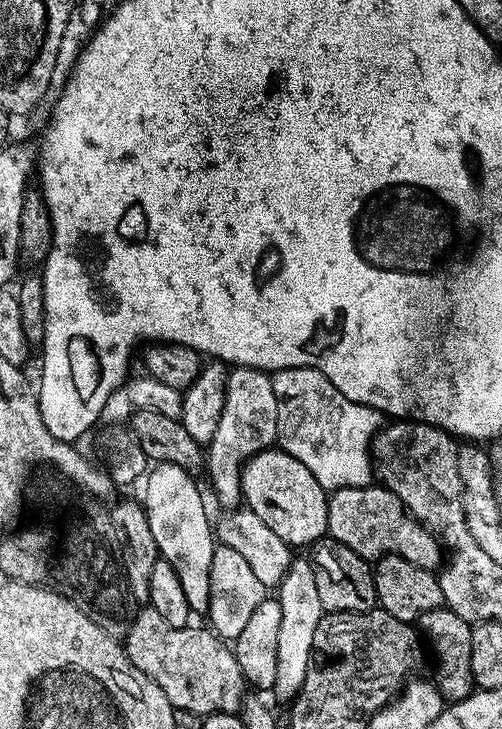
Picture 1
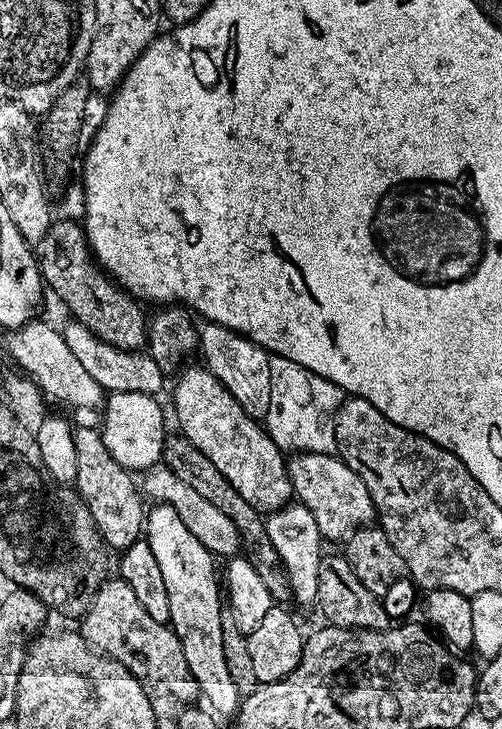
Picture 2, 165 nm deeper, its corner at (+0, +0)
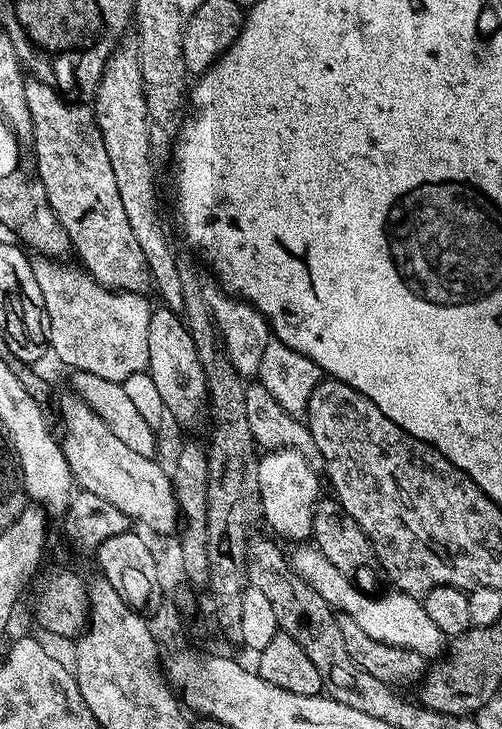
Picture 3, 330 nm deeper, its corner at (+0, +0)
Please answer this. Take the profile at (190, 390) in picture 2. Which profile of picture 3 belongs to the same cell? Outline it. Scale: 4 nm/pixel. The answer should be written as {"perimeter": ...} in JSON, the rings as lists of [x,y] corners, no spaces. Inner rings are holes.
{"perimeter":[[[167,306],[152,308],[150,318],[150,362],[148,376],[154,378],[154,387],[158,389],[164,403],[164,411],[173,416],[180,424],[192,424],[205,411],[208,398],[208,379],[204,377],[202,366],[198,362],[198,350],[194,338],[190,338],[188,325],[177,313]]]}

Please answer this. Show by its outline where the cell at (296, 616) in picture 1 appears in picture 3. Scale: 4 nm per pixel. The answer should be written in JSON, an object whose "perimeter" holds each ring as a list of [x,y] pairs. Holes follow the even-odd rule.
{"perimeter":[[[274,448],[265,451],[258,459],[256,477],[264,511],[263,523],[268,523],[277,537],[296,540],[292,542],[304,542],[311,537],[316,502],[322,496],[321,477],[318,472],[316,477],[315,470],[308,464],[311,464],[309,457],[302,455],[297,448]]]}

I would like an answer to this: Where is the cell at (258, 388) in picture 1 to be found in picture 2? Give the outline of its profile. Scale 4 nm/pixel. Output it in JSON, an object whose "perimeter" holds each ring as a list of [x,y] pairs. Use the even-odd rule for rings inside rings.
{"perimeter":[[[205,323],[200,328],[199,355],[204,355],[203,363],[209,372],[234,394],[234,402],[242,406],[247,416],[262,418],[270,410],[270,366],[268,365],[270,353],[259,348],[253,340],[247,340],[234,330],[221,324]]]}

